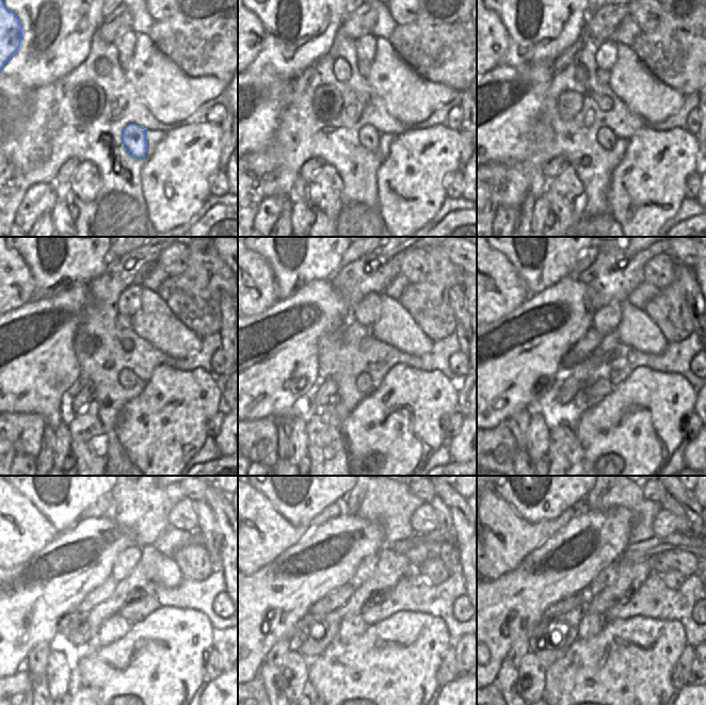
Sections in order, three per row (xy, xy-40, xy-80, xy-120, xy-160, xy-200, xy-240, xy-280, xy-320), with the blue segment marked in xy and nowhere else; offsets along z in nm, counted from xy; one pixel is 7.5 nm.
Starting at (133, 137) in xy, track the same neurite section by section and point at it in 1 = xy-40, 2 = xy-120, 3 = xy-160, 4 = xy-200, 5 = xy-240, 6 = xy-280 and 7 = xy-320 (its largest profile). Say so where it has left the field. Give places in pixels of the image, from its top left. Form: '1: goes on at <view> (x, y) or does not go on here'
1: goes on at xy-40 (369, 138)
2: goes on at xy-120 (127, 378)
3: goes on at xy-160 (364, 383)
4: goes on at xy-200 (589, 396)
5: goes on at xy-240 (115, 627)
6: goes on at xy-280 (350, 627)
7: goes on at xy-320 (591, 624)

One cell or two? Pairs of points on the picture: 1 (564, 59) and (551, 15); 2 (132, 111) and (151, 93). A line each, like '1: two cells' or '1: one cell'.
1: two cells
2: two cells

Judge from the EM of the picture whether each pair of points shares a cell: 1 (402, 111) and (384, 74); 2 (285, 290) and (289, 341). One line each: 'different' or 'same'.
1: same
2: different

